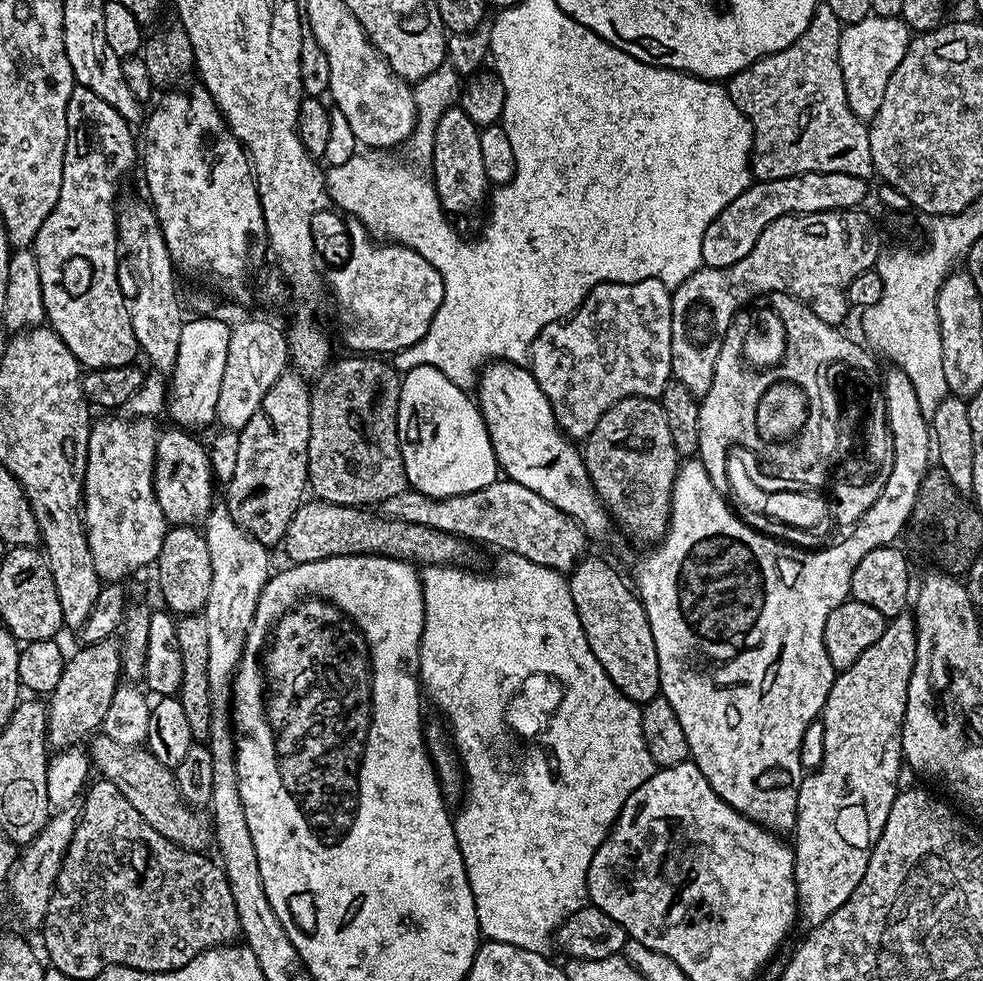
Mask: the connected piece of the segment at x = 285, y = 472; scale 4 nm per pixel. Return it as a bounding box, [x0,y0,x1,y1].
[226,370,310,546]

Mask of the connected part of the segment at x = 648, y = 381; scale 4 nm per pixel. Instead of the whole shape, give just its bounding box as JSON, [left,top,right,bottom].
[530,278,673,442]

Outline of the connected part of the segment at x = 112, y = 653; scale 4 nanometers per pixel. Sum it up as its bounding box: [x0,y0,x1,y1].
[46,639,122,750]

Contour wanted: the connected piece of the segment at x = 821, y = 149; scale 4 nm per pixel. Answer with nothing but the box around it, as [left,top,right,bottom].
[727,2,873,181]

